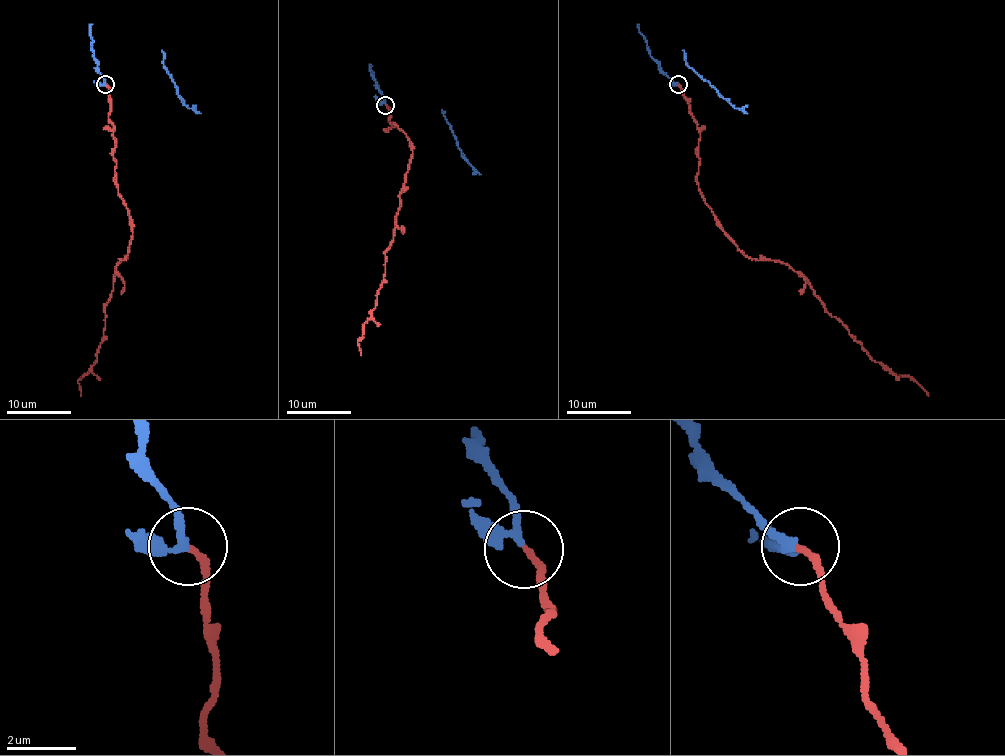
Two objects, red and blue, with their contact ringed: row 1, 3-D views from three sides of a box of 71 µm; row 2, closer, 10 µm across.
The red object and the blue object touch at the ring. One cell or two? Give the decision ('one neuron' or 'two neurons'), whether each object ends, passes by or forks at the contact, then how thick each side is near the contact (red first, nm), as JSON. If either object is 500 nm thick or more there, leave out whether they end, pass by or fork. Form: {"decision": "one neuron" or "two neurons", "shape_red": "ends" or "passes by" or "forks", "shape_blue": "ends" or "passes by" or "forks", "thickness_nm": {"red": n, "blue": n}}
{"decision": "two neurons", "shape_red": "ends", "shape_blue": "passes by", "thickness_nm": {"red": 200, "blue": 200}}

